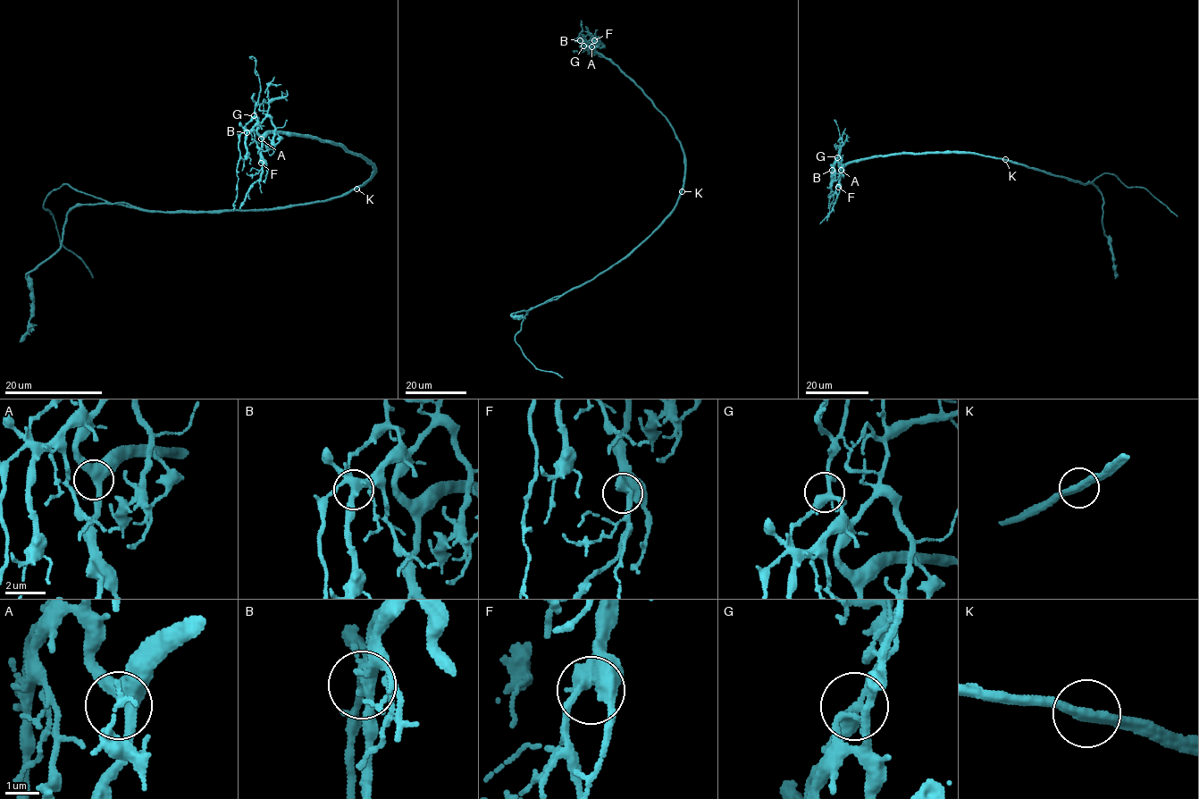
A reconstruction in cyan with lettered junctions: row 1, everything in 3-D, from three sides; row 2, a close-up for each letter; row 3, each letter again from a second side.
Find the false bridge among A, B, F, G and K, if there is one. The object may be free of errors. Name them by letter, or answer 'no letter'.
no letter

